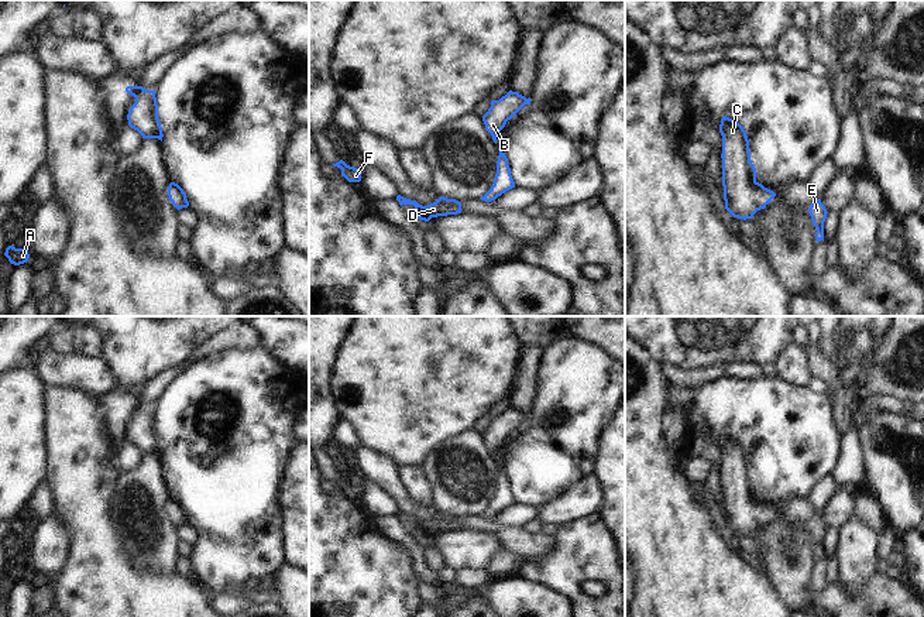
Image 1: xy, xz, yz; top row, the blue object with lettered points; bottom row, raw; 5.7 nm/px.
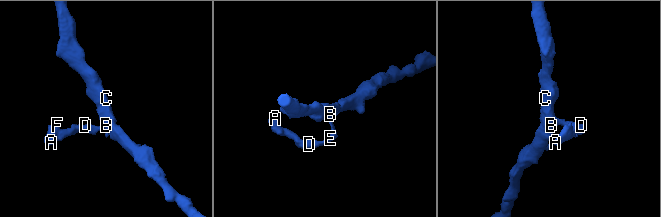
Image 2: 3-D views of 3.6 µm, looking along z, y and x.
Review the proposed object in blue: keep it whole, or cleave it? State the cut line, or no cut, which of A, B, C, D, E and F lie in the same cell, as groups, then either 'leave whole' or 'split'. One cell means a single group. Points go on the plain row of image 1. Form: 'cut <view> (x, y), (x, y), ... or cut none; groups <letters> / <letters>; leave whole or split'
cut none; groups A B C D E F; leave whole

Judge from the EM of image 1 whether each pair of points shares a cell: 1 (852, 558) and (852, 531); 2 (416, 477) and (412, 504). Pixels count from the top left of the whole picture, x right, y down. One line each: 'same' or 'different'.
1: same
2: different

